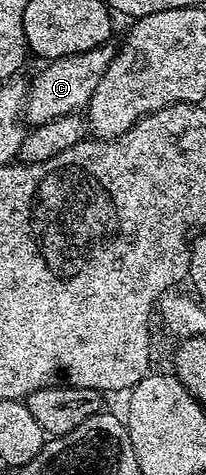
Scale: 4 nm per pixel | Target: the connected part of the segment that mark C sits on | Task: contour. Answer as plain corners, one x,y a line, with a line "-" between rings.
111,41
91,48
90,51
79,52
77,55
60,57
43,65
43,69
36,75
27,87
25,102
25,117
32,125
42,125
51,119
65,117
69,113
84,110
95,93
99,81
107,67
114,61
118,53
118,46

